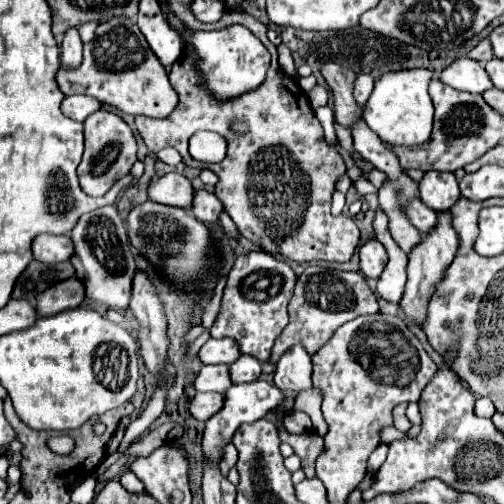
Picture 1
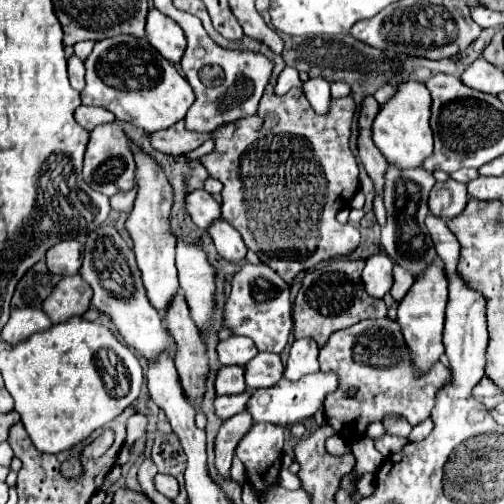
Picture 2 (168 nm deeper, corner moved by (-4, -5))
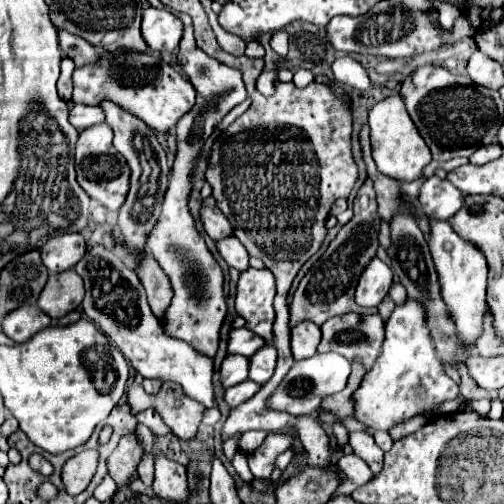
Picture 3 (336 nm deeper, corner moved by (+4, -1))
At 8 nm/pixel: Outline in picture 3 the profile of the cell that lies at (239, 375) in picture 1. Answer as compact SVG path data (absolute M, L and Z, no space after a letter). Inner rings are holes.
M264 345L250 357L250 379L264 385L276 367L276 349L272 345Z

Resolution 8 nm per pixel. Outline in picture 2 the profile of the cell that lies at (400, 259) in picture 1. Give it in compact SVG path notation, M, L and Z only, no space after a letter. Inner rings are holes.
M394 265L394 285L390 289L390 295L396 301L400 301L408 293L408 289L412 287L412 283L414 283L412 273L408 273L406 269L400 269L400 265Z

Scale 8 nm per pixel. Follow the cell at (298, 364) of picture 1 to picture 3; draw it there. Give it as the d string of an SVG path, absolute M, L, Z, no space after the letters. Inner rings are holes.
M300 321L292 329L292 353L294 359L306 359L316 353L316 347L320 343L320 327L312 321Z

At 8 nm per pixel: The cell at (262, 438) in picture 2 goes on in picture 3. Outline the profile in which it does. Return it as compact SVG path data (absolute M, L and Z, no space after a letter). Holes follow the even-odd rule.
M262 430L247 431L240 437L240 441L238 441L238 447L240 447L244 453L252 453L254 449L258 449L258 447L264 443L266 435L268 435L268 433Z

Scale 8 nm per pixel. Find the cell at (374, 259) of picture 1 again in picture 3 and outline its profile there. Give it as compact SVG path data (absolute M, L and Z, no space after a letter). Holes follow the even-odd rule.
M378 257L372 259L370 265L360 275L356 287L356 303L362 307L378 307L380 301L388 295L390 285L392 285L392 269Z

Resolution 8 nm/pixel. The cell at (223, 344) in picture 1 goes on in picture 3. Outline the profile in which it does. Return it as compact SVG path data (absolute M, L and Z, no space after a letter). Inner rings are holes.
M232 329L228 339L228 353L240 353L246 357L252 357L266 341L252 333L250 329Z

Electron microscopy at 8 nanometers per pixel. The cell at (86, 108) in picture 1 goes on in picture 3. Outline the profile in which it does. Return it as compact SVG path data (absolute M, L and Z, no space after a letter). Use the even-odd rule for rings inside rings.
M72 105L70 109L70 123L82 131L92 125L98 125L104 121L104 111L94 105Z

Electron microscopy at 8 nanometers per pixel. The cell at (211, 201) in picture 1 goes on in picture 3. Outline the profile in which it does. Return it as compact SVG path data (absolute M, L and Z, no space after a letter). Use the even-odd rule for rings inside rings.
M228 237L228 239L224 239L224 241L218 241L216 245L218 245L218 251L220 251L222 259L224 259L230 267L234 267L234 269L238 269L238 271L244 271L244 269L250 267L250 265L248 265L248 251L244 249L244 245L242 245L236 237Z

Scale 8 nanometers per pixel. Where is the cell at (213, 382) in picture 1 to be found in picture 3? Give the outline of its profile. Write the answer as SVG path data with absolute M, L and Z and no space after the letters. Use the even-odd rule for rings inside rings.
M228 355L220 369L222 385L228 389L228 387L248 379L248 367L250 367L250 361L244 355Z

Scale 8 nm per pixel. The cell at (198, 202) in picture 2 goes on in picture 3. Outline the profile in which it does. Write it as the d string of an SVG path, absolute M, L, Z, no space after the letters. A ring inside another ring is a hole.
M204 205L202 211L200 211L200 217L202 217L202 223L204 223L206 233L214 241L220 241L220 239L226 239L226 237L232 237L234 235L228 217L224 217L224 213L218 207L206 207Z

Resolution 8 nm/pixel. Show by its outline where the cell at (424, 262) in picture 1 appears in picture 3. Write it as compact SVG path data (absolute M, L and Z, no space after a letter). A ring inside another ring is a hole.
M418 301L398 305L386 321L386 337L376 365L364 375L360 387L352 393L354 419L370 431L390 431L394 425L422 415L446 399L460 395L458 385L444 373L432 339L424 323L424 307Z

